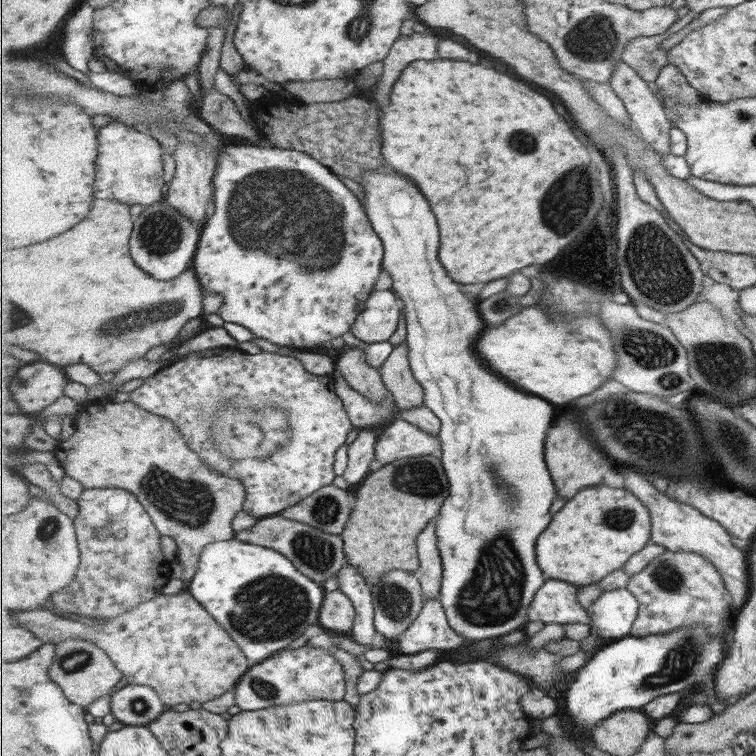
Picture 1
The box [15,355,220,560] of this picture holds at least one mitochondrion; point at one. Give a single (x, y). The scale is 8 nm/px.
(173, 498)

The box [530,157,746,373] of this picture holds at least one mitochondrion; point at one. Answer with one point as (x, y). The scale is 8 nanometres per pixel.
(656, 265)

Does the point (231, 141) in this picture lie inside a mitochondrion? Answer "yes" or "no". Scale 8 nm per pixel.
no

